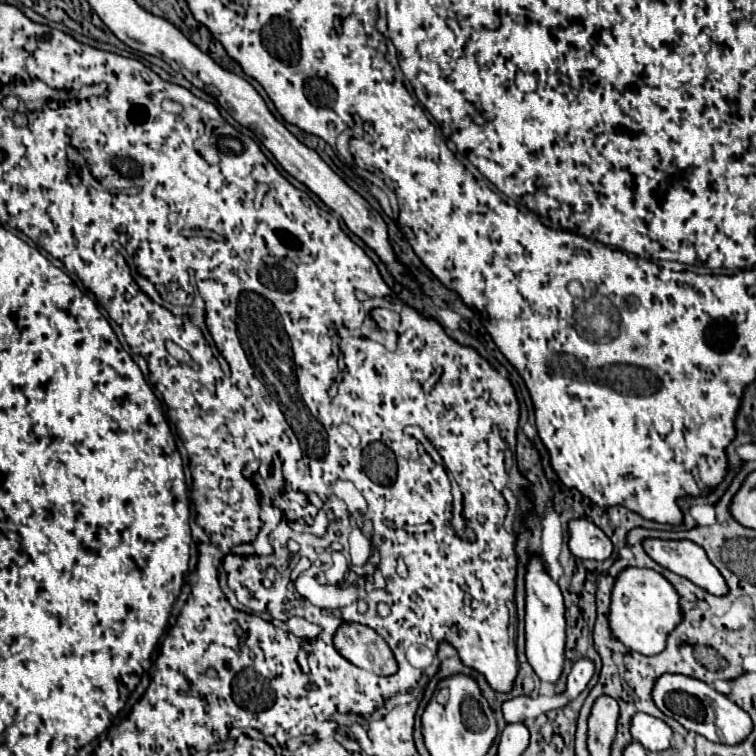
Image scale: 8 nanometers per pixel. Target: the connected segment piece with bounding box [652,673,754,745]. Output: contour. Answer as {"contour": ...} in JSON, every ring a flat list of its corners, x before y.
{"contour":[[666,673,666,675,658,677,652,697,662,713,674,717,688,731,704,735,708,741,716,741,716,743,724,743,724,745,738,745,744,739,748,739,748,735,754,729,754,723,744,709,740,709,726,695,712,689,708,683,698,681,694,677]]}

